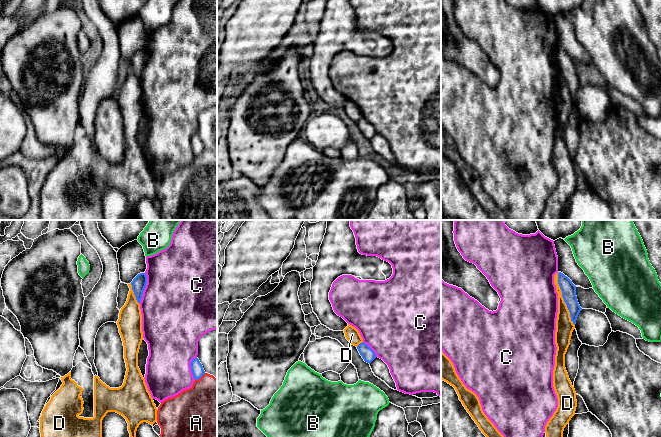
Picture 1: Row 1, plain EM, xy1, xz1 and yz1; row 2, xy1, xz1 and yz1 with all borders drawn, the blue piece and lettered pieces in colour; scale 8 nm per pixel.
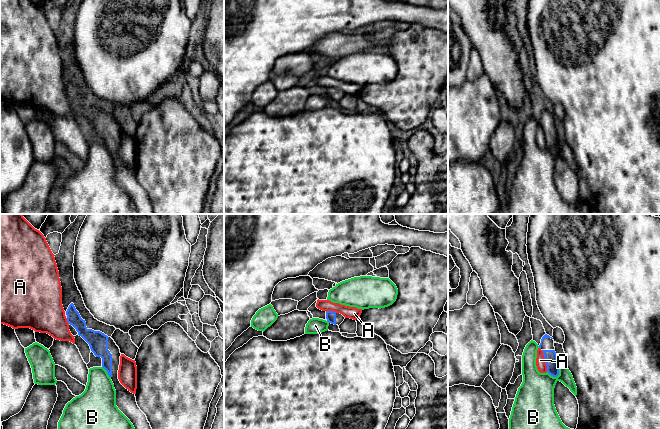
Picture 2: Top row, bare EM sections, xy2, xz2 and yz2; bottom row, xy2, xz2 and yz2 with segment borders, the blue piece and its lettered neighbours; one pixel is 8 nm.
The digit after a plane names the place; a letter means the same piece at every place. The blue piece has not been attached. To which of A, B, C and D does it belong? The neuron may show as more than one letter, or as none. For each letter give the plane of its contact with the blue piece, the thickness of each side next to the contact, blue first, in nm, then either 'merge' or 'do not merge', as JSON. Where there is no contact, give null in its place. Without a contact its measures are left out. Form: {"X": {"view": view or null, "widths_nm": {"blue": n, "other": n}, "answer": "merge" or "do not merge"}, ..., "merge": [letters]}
{"A": {"view": "yz2", "widths_nm": {"blue": 100, "other": 80}, "answer": "do not merge"}, "B": {"view": "yz2", "widths_nm": {"blue": 100, "other": 300}, "answer": "do not merge"}, "C": {"view": "xy1", "widths_nm": {"blue": 110, "other": 500}, "answer": "do not merge"}, "D": {"view": "yz1", "widths_nm": {"blue": 120, "other": 140}, "answer": "do not merge"}, "merge": []}

